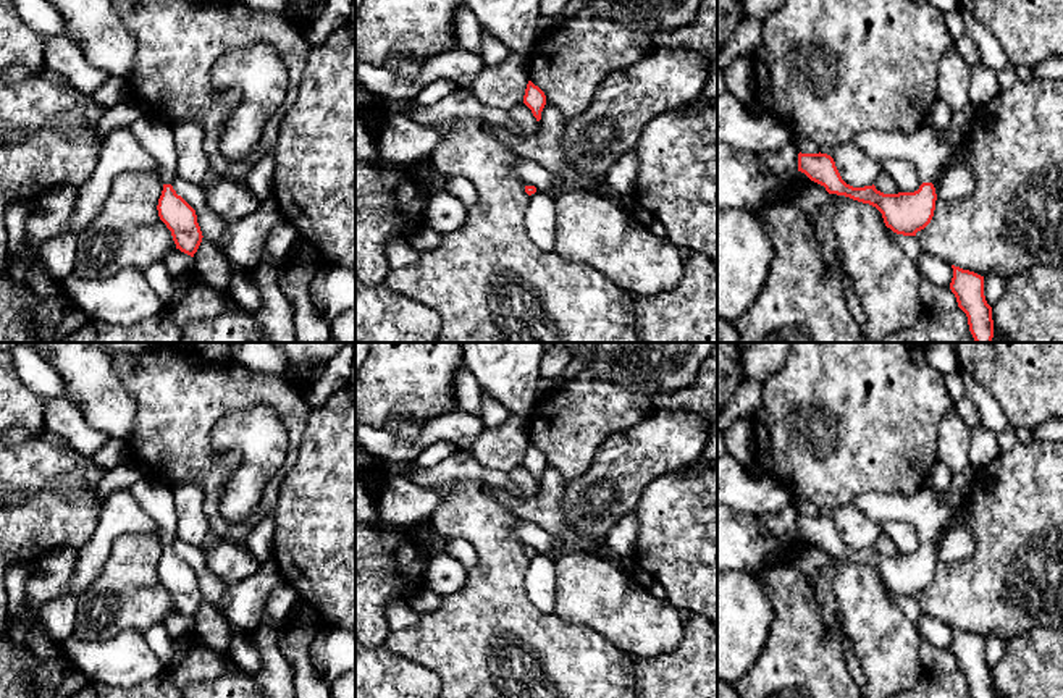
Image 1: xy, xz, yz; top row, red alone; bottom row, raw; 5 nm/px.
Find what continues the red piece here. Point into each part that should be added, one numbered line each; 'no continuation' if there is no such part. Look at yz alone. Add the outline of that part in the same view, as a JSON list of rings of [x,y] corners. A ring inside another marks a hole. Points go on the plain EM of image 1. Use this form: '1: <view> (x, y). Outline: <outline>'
1: yz (924, 509). Outline: [[[924,485],[916,493],[863,493],[851,501],[869,519],[877,522],[908,522],[911,524],[922,545],[931,545],[953,514],[953,509],[942,501],[942,496],[931,486]]]

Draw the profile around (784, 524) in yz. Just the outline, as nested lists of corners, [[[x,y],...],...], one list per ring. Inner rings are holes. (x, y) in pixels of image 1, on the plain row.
[[[788,504],[779,512],[759,515],[759,522],[764,528],[784,541],[795,541],[798,535],[798,511]]]

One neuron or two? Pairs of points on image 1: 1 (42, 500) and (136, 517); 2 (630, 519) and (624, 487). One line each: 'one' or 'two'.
1: two
2: two

